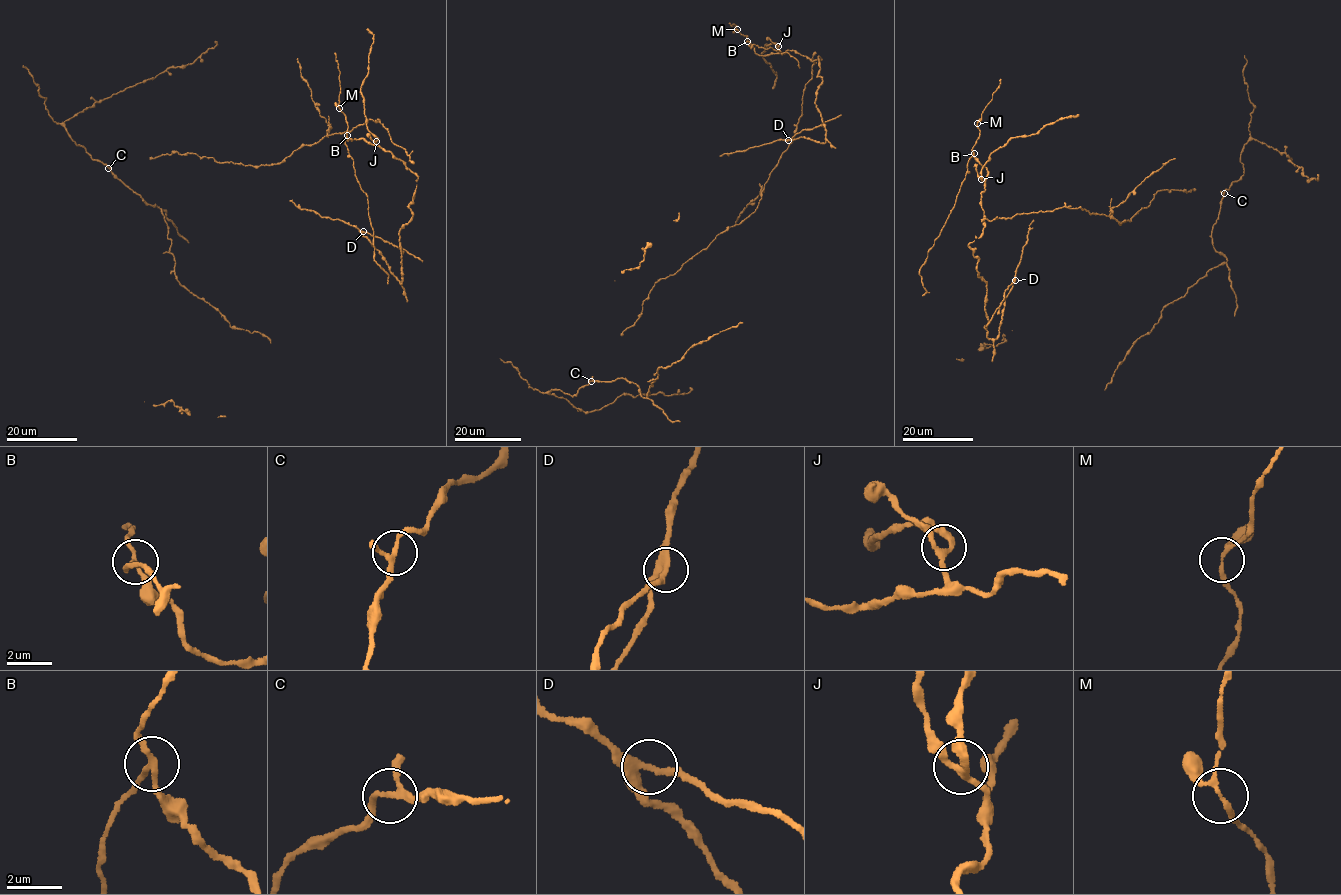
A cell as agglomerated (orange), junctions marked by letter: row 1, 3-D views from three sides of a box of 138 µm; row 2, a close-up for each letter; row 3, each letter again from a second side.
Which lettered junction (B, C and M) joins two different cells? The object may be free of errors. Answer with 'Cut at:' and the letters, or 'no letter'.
Cut at: B

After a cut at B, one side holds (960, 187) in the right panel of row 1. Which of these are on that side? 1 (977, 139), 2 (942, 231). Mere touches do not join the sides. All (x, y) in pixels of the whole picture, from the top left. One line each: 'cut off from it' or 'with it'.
1: with it
2: with it

